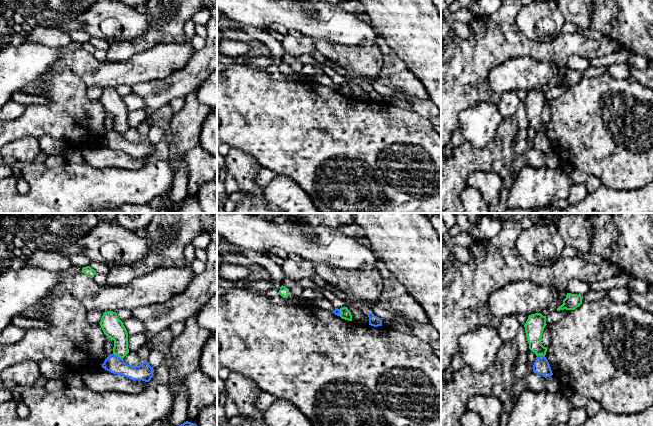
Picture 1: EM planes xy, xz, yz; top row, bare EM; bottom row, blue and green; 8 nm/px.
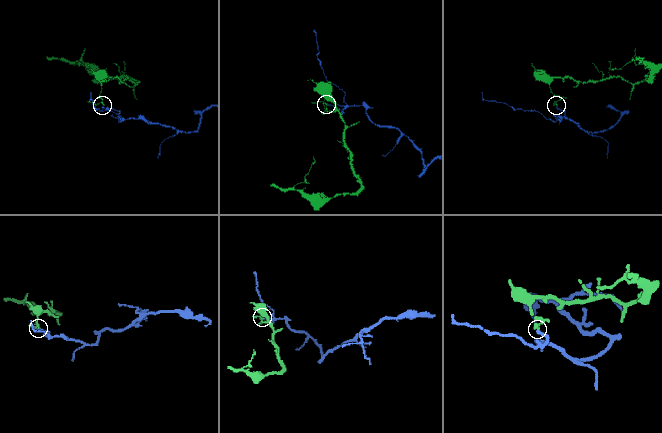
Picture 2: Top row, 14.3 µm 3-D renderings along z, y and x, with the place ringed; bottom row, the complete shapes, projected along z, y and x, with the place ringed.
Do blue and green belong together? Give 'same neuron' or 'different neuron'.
different neuron

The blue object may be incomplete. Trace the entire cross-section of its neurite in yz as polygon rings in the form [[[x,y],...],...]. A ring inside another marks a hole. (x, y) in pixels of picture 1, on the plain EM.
[[[537,132],[533,141],[533,148],[547,154],[553,151],[550,140],[545,132]]]

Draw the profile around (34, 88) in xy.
[[[39,77],[36,81],[27,85],[22,91],[29,95],[36,95],[42,90],[46,90],[47,78]]]

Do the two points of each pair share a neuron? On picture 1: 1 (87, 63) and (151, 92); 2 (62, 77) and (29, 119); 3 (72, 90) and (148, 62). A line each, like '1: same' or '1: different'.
1: different
2: same
3: different

